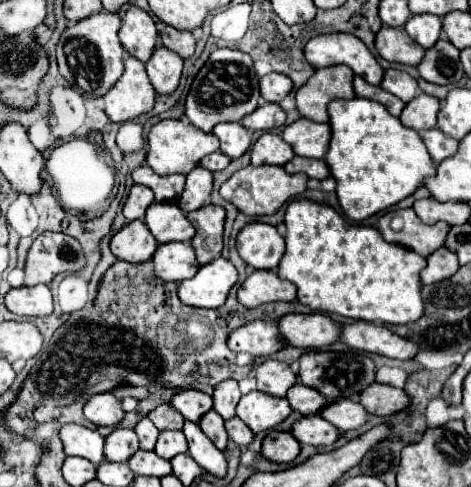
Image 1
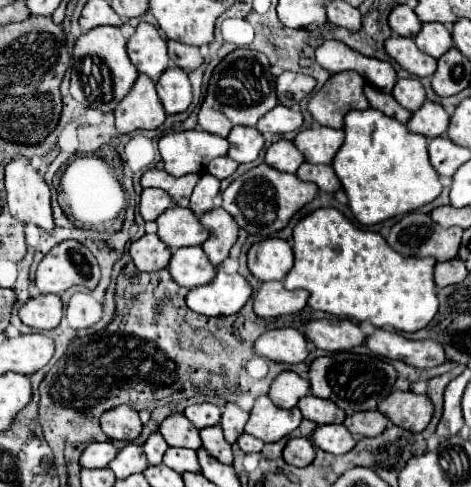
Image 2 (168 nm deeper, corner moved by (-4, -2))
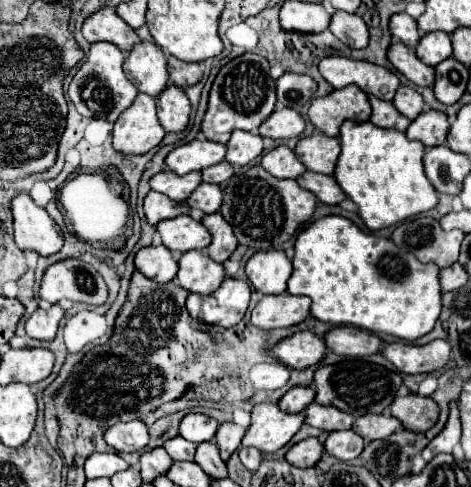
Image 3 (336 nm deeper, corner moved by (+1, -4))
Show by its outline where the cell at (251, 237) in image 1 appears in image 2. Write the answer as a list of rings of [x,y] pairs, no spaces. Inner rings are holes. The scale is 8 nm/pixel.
[[[266,238],[254,242],[248,250],[248,268],[260,280],[282,280],[292,268],[292,248],[282,238]]]

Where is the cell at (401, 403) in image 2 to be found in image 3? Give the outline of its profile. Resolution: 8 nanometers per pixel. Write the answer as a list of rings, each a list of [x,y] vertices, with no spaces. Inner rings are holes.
[[[419,394],[397,396],[389,408],[391,416],[401,420],[403,428],[411,432],[429,430],[439,418],[439,406],[433,398],[423,398]]]

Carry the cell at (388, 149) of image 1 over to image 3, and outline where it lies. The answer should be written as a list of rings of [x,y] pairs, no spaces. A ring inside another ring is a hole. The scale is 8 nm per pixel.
[[[343,122],[341,156],[335,168],[335,180],[343,192],[359,206],[359,216],[369,230],[389,228],[405,218],[417,216],[437,206],[439,194],[423,172],[425,146],[407,140],[397,130],[383,130],[371,122]]]

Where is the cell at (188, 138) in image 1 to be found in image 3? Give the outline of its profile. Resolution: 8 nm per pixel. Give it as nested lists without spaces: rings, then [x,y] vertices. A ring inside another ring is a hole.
[[[195,138],[193,142],[171,150],[165,164],[175,174],[187,174],[221,162],[225,158],[225,152],[227,152],[227,146],[223,144],[209,142],[205,138]]]

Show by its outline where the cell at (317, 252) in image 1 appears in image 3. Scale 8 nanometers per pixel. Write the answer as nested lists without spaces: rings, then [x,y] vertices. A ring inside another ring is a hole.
[[[325,216],[309,224],[295,242],[293,274],[287,282],[289,294],[309,296],[313,300],[311,314],[331,326],[355,326],[377,334],[391,334],[403,340],[417,340],[433,330],[441,314],[439,268],[421,264],[413,254],[397,248],[391,240],[363,232],[343,216]]]

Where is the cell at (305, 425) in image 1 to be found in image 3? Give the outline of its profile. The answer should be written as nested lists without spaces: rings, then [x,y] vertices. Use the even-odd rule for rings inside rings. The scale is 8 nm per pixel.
[[[343,430],[343,432],[329,432],[323,446],[325,446],[327,454],[331,454],[343,462],[349,462],[363,452],[365,440],[361,436],[357,436],[353,430]]]

